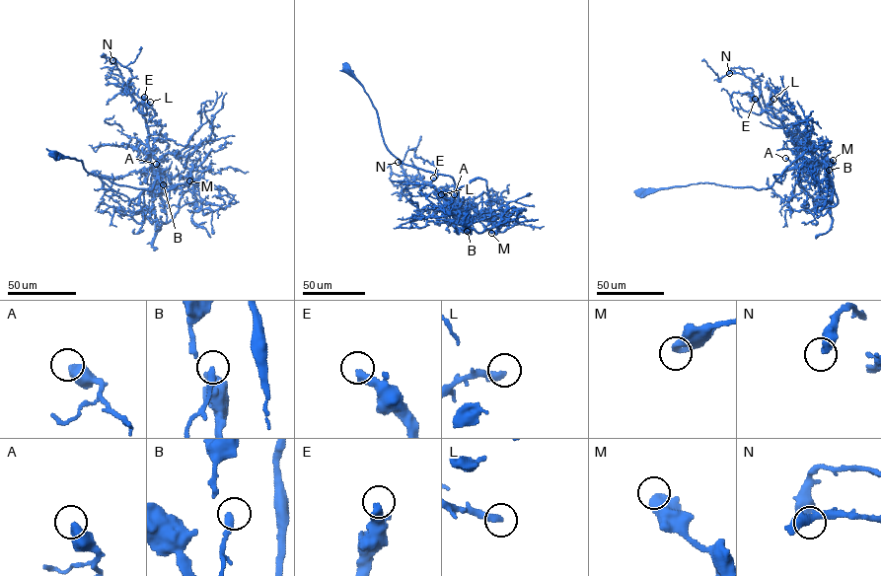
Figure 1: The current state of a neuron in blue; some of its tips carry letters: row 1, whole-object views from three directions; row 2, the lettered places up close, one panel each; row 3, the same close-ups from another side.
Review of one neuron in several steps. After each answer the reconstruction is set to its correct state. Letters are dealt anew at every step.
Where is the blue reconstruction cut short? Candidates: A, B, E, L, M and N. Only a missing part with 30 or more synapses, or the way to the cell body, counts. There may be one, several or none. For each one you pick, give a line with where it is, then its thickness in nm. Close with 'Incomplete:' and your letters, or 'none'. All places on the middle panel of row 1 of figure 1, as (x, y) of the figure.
E: place (433, 178); calibre 380 nm
Incomplete: E

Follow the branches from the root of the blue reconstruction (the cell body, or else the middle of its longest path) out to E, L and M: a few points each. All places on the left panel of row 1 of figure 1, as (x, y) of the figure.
E: (53, 154), (80, 160), (87, 172), (116, 183), (150, 190), (157, 178), (157, 161), (139, 109), (144, 97)
L: (53, 154), (80, 160), (87, 172), (116, 183), (150, 190), (157, 161), (142, 111), (150, 102)
M: (53, 154), (135, 188), (150, 190), (161, 174), (175, 187), (192, 180), (194, 188), (189, 180)

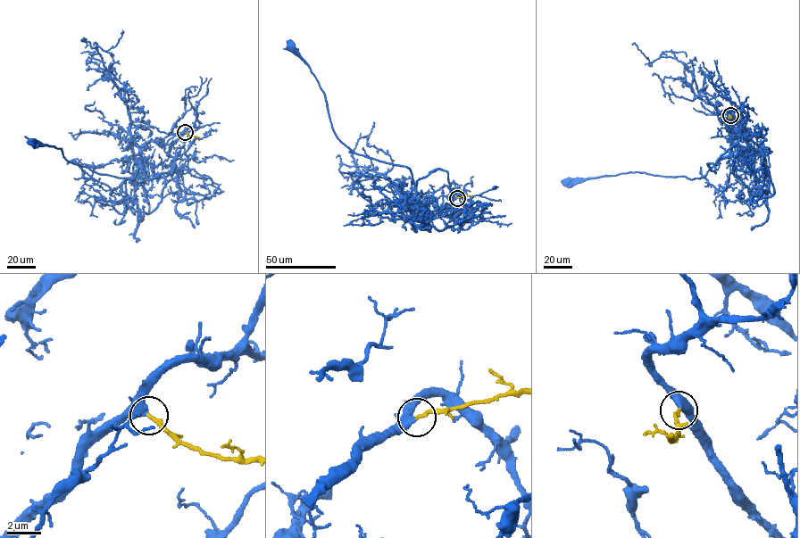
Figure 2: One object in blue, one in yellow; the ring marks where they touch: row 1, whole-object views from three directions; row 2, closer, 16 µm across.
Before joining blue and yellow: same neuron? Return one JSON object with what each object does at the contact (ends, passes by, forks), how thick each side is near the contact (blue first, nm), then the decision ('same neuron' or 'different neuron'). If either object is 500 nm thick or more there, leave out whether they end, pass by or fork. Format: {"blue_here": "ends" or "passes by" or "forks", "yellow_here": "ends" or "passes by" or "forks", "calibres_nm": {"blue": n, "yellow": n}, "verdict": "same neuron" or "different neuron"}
{"blue_here": "passes by", "yellow_here": "ends", "calibres_nm": {"blue": 360, "yellow": 240}, "verdict": "same neuron"}

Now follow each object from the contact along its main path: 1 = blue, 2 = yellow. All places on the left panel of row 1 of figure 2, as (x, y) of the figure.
1: (185, 132), (172, 143), (141, 147), (131, 179), (94, 172), (68, 161), (62, 148), (32, 142)
2: (185, 132), (200, 137)

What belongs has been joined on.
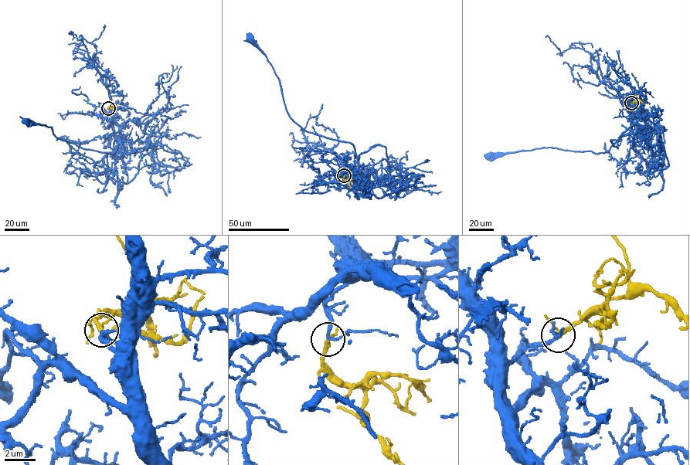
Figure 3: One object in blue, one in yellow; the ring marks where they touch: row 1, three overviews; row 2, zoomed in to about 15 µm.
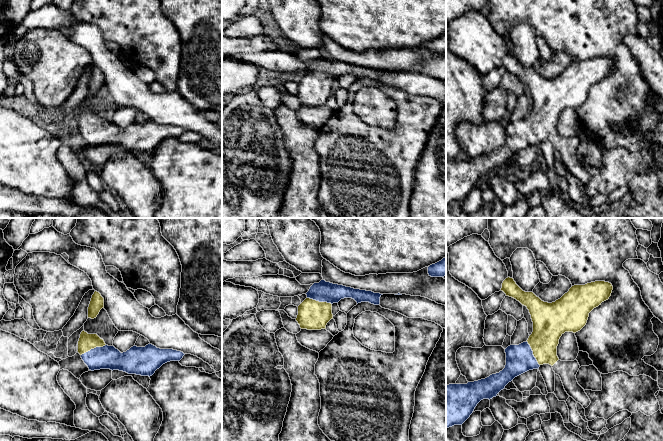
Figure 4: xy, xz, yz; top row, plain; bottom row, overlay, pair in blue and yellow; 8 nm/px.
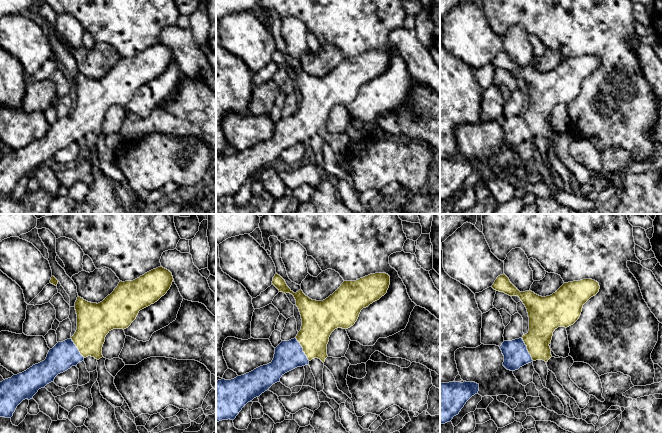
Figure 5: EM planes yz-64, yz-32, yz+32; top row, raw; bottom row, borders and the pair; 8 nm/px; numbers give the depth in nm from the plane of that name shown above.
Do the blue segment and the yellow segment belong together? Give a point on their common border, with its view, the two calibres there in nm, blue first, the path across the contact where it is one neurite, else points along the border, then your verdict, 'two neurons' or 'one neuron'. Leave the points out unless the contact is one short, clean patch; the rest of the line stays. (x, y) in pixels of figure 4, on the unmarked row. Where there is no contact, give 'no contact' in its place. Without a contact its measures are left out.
xy (94, 124) | 190/130 nm | across xy (107, 133), (103, 133), (94, 124), (86, 118) | one neuron

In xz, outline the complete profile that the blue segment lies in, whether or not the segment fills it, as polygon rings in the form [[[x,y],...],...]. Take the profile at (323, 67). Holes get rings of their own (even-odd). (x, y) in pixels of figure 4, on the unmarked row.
[[[321,56],[319,59],[314,59],[306,71],[307,74],[298,82],[296,97],[301,105],[321,106],[326,105],[327,99],[333,95],[333,79],[338,79],[344,74],[352,74],[357,80],[369,78],[379,81],[383,70]]]

